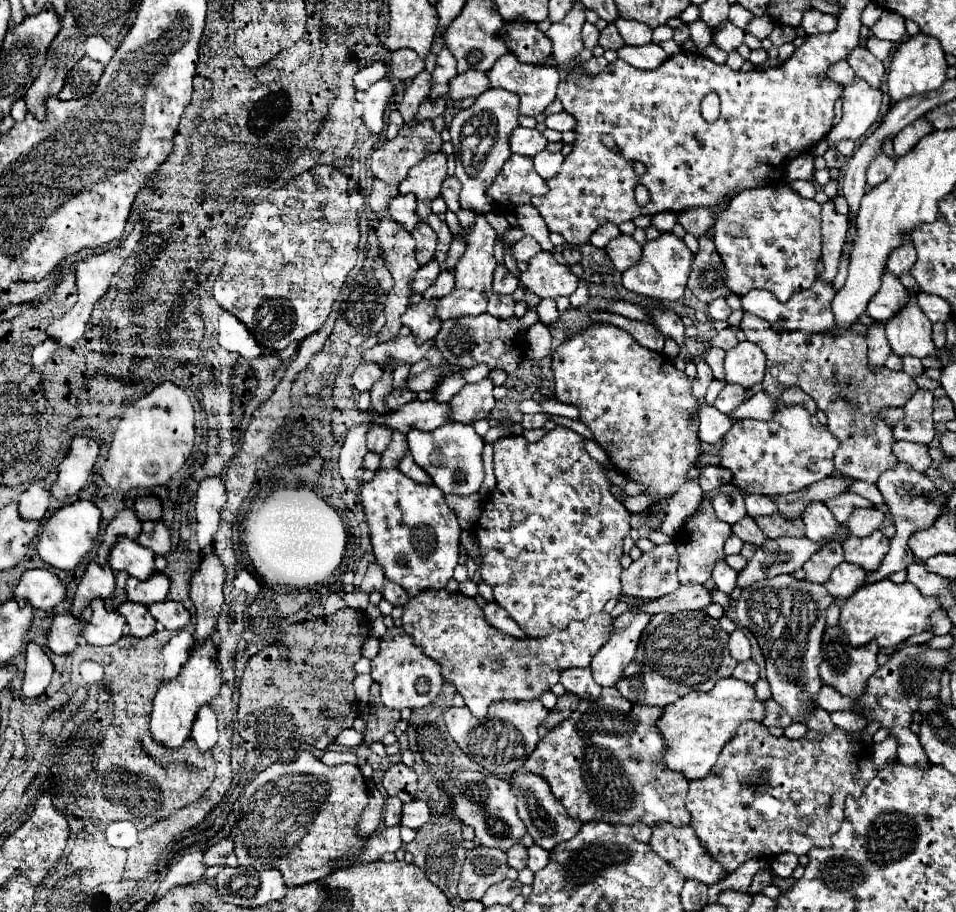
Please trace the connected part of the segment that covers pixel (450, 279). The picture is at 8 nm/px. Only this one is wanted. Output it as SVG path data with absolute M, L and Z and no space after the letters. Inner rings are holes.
M442 270L440 276L438 276L438 280L432 286L432 294L434 294L432 298L442 298L448 292L452 292L452 288L454 288L454 274L448 272L448 270Z

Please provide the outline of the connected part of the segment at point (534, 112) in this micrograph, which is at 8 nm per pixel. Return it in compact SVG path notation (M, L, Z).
M504 54L488 72L492 88L504 88L520 96L520 112L526 116L538 116L556 98L556 86L560 82L558 68L538 68L520 64L516 56Z

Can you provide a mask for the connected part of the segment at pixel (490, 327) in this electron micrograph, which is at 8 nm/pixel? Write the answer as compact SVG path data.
M528 310L522 320L510 318L510 320L498 320L488 314L480 316L464 316L456 320L448 320L442 324L438 336L434 338L436 348L442 352L448 364L458 368L472 368L480 362L488 364L490 370L504 370L514 372L526 352L526 330L538 322L538 314L534 310Z

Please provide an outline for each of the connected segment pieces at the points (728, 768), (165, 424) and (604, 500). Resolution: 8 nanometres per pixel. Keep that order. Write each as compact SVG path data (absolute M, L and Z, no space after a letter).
M746 722L724 746L712 772L706 778L690 782L686 796L686 808L692 814L690 826L726 872L734 872L748 858L772 858L782 852L802 856L812 846L832 846L830 836L836 834L844 822L846 796L860 796L862 788L878 772L870 762L870 752L862 748L864 744L854 742L842 728L834 732L810 730L806 738L790 740L786 736L774 738L768 728L758 722Z
M162 382L150 394L134 400L122 414L108 450L108 460L102 466L102 478L112 490L122 492L132 488L150 490L154 486L162 486L190 458L194 436L194 410L188 394L172 382Z
M556 426L538 442L528 442L524 436L498 438L494 442L494 472L498 484L474 528L480 548L480 576L494 590L494 600L526 636L536 638L564 630L572 620L602 612L610 598L620 596L622 544L632 526L630 512L610 492L610 480L584 450L582 436Z

